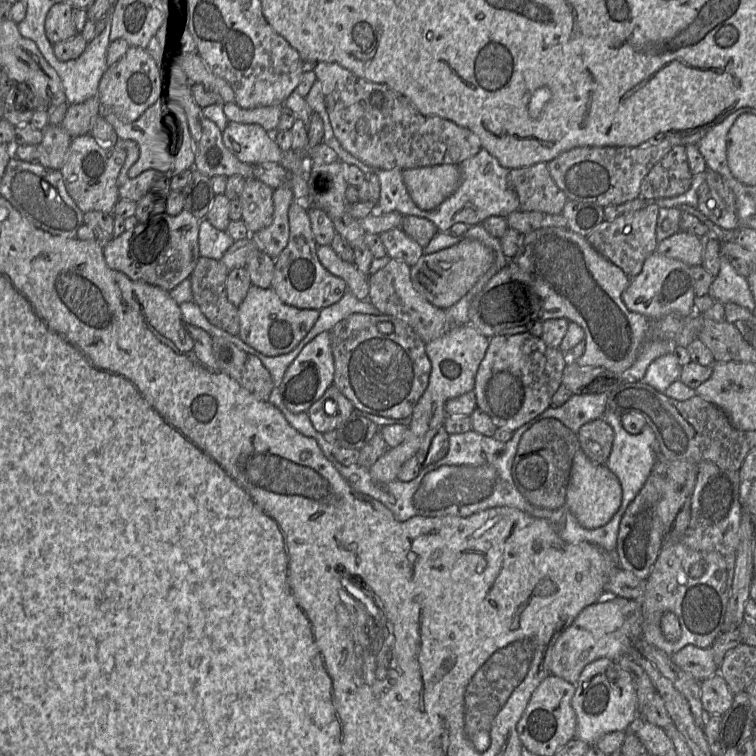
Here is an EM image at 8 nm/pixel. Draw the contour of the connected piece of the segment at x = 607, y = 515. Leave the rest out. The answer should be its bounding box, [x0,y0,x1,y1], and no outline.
[565,449,622,529]

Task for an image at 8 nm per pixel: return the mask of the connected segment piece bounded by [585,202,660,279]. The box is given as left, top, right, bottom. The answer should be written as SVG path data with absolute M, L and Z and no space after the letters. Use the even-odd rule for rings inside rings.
M651 202L642 209L620 215L612 221L604 220L585 238L601 256L621 268L632 279L641 272L646 258L657 249L656 226L659 209L655 202Z

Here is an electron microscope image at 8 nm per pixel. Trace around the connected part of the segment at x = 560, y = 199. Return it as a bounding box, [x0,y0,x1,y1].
[507,162,568,214]

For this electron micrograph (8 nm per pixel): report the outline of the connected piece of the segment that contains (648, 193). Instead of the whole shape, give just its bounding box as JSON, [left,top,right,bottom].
[639,145,692,200]

